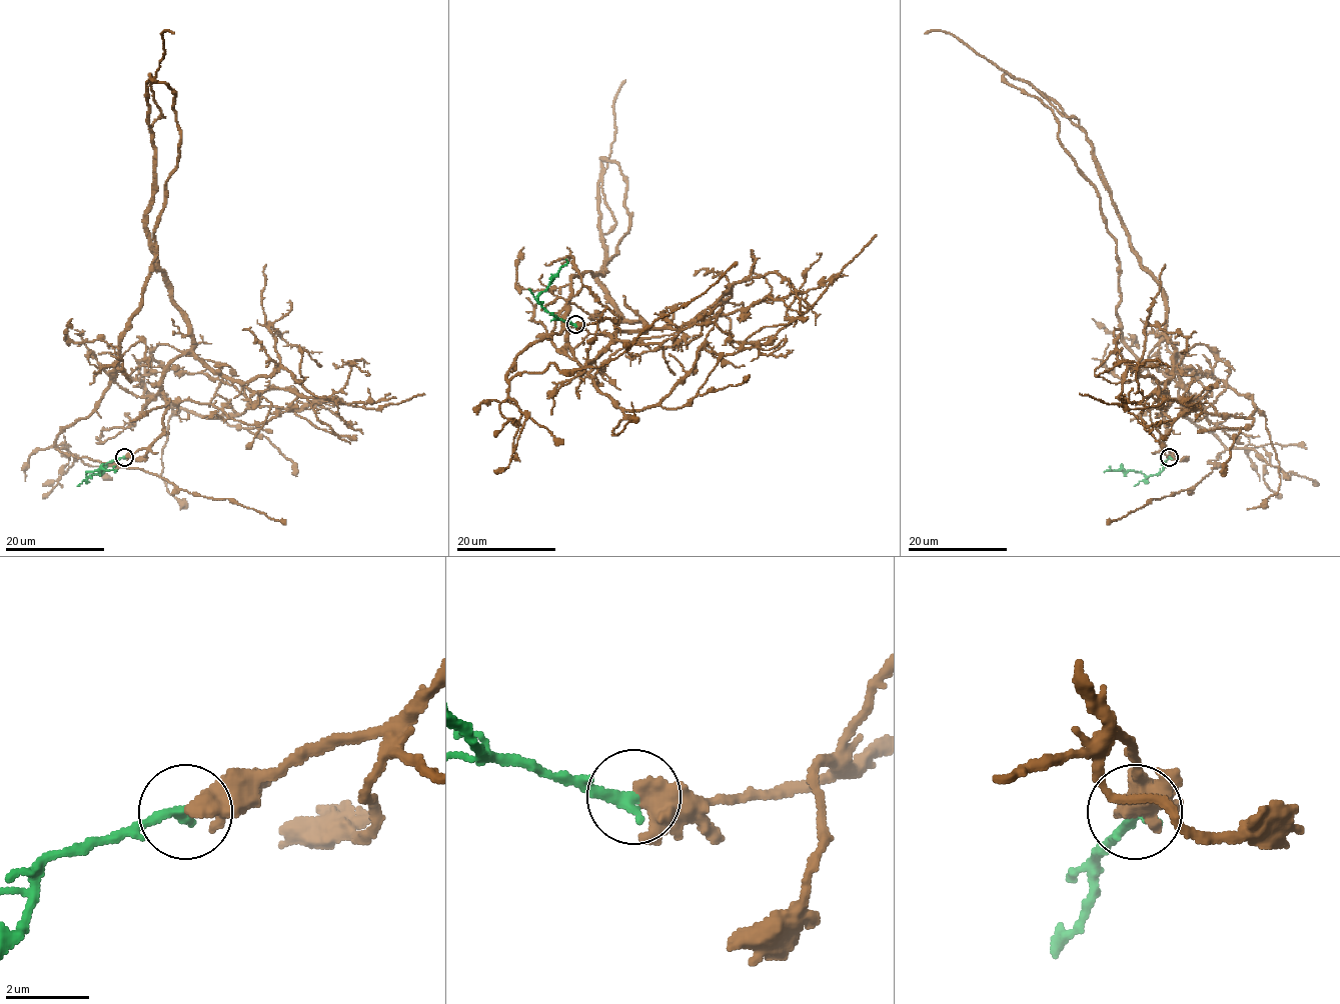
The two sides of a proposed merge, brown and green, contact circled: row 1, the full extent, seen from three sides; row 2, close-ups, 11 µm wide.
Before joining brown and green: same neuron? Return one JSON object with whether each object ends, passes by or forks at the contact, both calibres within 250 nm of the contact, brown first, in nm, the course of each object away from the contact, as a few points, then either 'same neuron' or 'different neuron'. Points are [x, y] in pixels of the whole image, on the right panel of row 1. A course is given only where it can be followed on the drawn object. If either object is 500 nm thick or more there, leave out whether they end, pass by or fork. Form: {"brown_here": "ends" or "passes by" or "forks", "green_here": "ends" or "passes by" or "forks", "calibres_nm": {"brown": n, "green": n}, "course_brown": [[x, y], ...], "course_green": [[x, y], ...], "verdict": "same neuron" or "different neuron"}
{"brown_here": "passes by", "green_here": "ends", "calibres_nm": {"brown": 360, "green": 280}, "course_brown": [[1169, 457], [1166, 409], [1187, 393], [1162, 287], [1130, 245], [1087, 135], [1031, 84], [949, 33], [924, 33]], "course_green": [[1169, 457], [1164, 468], [1151, 476], [1138, 471], [1104, 472]], "verdict": "same neuron"}

